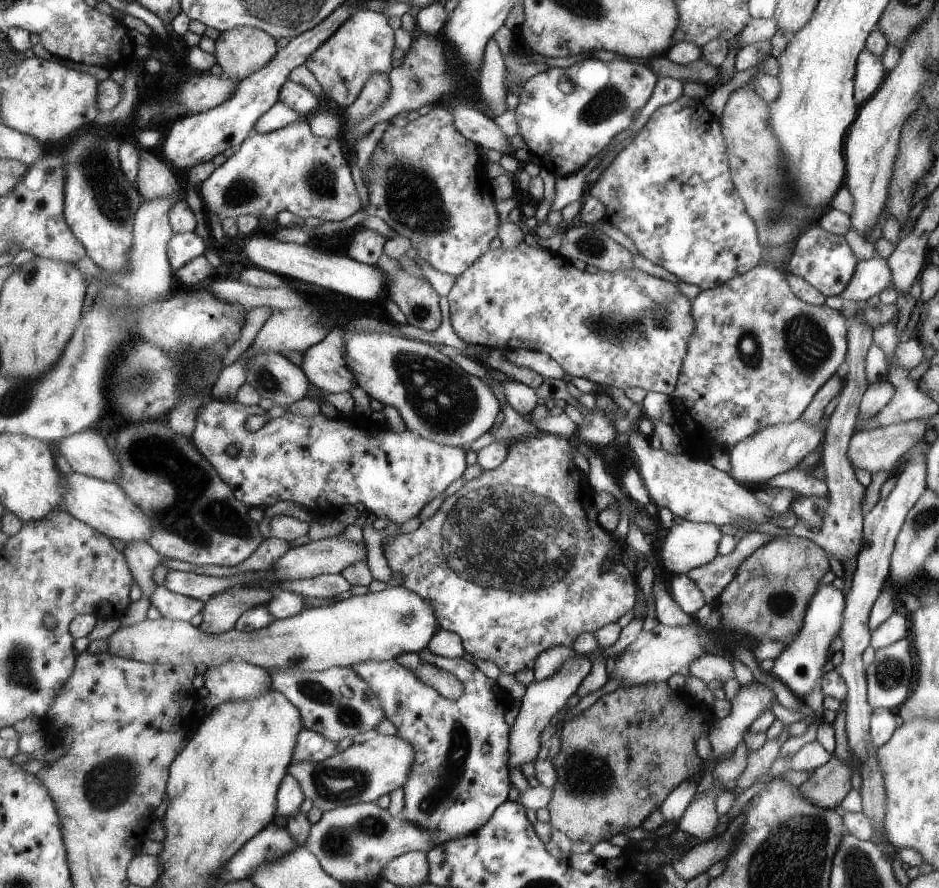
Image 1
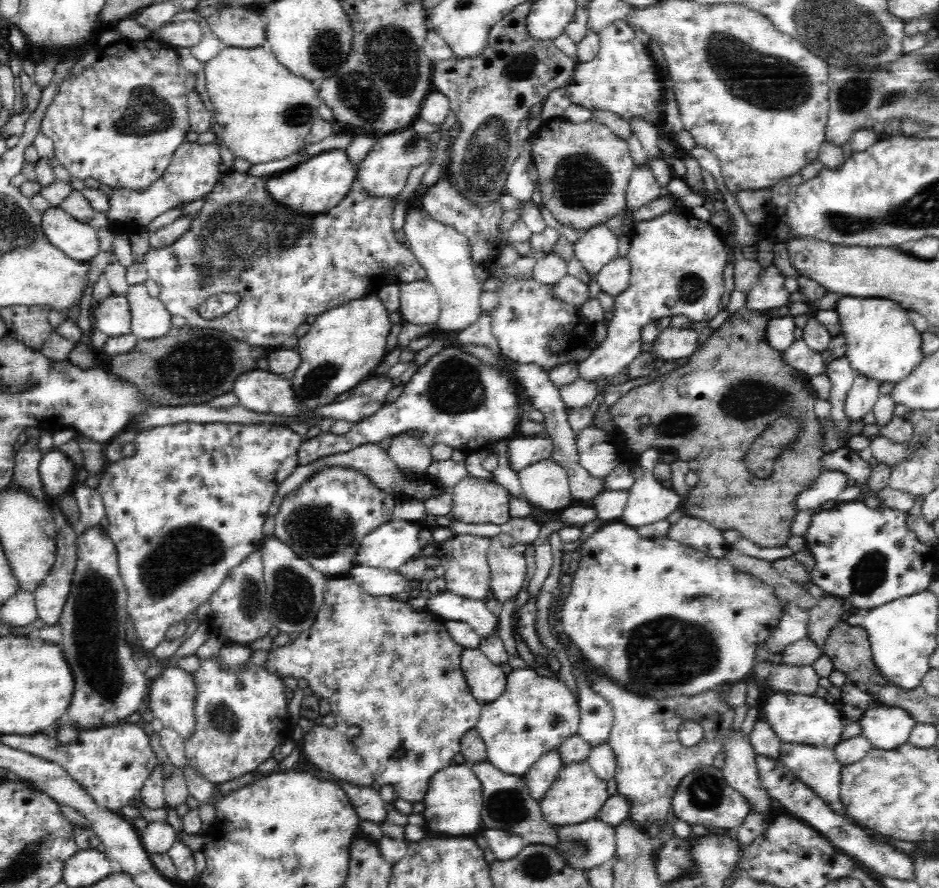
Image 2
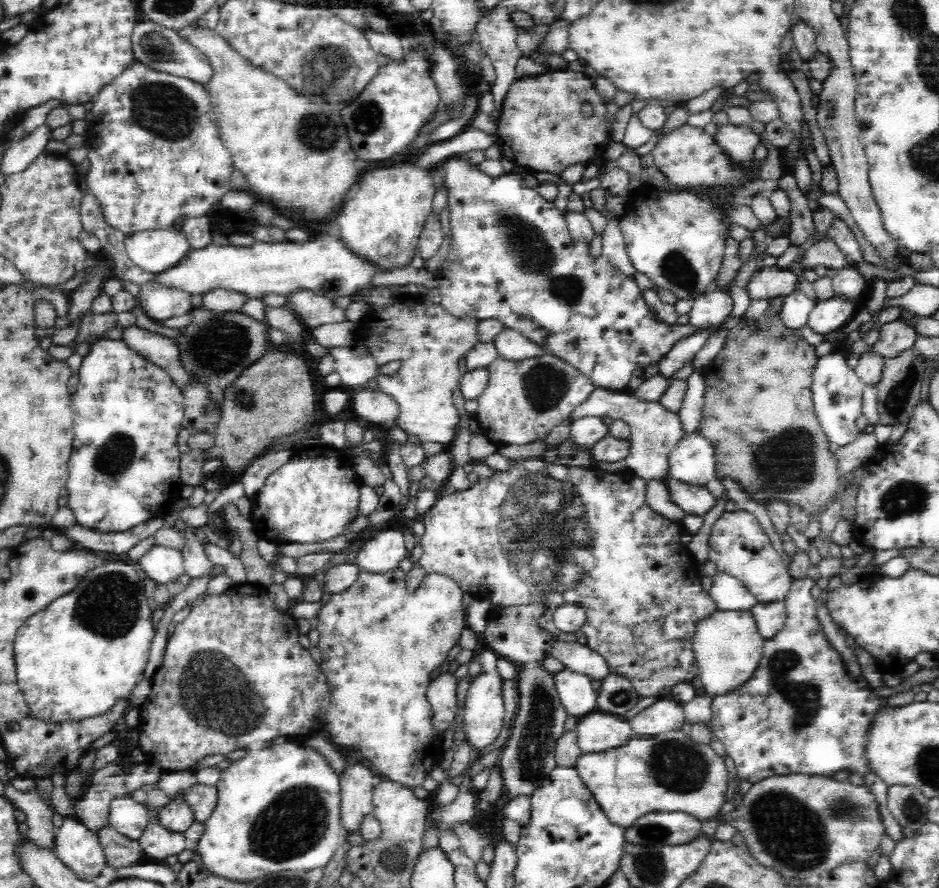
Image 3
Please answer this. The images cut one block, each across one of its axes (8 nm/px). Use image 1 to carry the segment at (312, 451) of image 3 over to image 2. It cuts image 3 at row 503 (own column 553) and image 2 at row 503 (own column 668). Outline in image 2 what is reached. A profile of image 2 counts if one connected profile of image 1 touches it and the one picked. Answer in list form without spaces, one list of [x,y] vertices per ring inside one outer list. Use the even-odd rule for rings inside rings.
[[[327,466],[319,469],[314,476],[282,500],[280,511],[274,517],[275,537],[288,545],[302,560],[308,561],[312,568],[319,570],[329,578],[347,576],[356,565],[356,552],[362,540],[376,528],[382,527],[393,520],[395,508],[394,496],[383,492],[371,484],[367,476],[355,472],[354,469],[345,469],[341,466]]]

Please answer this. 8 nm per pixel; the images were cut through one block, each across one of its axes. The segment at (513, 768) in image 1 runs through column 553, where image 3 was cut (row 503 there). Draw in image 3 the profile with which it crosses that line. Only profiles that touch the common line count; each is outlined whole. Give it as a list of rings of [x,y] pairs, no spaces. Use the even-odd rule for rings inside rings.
[[[669,476],[656,478],[656,483],[666,487],[670,501],[677,505],[685,515],[693,514],[702,517],[716,503],[706,487],[685,484]]]

